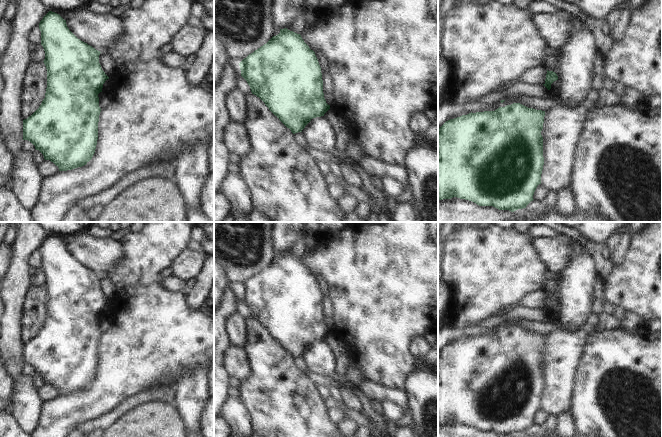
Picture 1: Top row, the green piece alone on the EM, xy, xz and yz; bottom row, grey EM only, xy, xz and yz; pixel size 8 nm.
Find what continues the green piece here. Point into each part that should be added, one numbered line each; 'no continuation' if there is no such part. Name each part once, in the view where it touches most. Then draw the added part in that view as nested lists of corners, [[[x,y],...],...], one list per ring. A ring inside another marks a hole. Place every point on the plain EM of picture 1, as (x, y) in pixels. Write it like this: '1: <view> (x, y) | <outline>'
no continuation

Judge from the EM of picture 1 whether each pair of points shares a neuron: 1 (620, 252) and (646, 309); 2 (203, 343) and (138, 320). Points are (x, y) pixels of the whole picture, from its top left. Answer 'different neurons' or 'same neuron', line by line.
1: different neurons
2: same neuron

